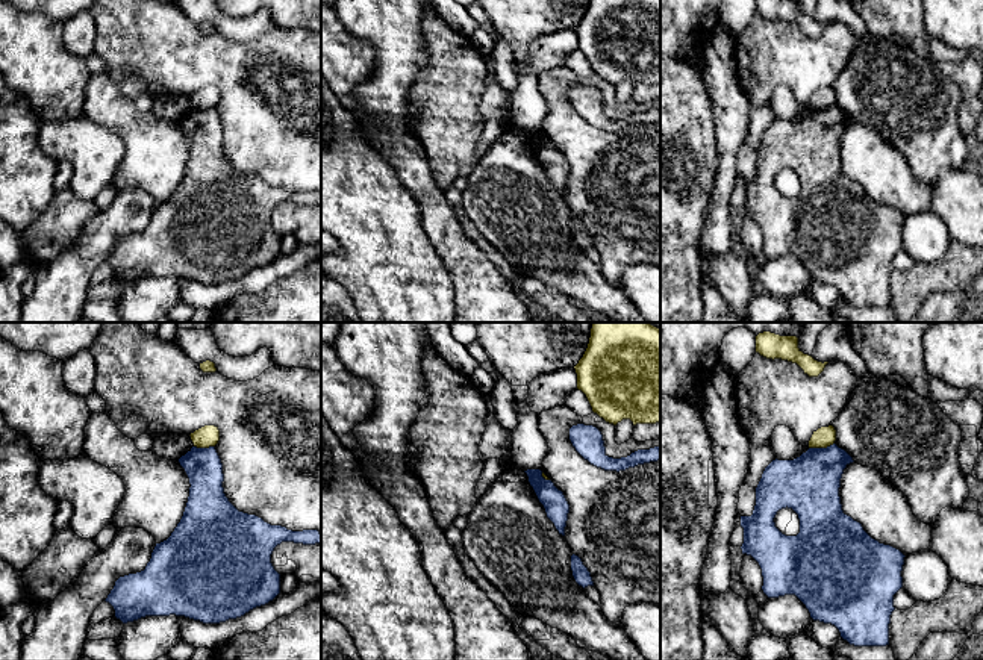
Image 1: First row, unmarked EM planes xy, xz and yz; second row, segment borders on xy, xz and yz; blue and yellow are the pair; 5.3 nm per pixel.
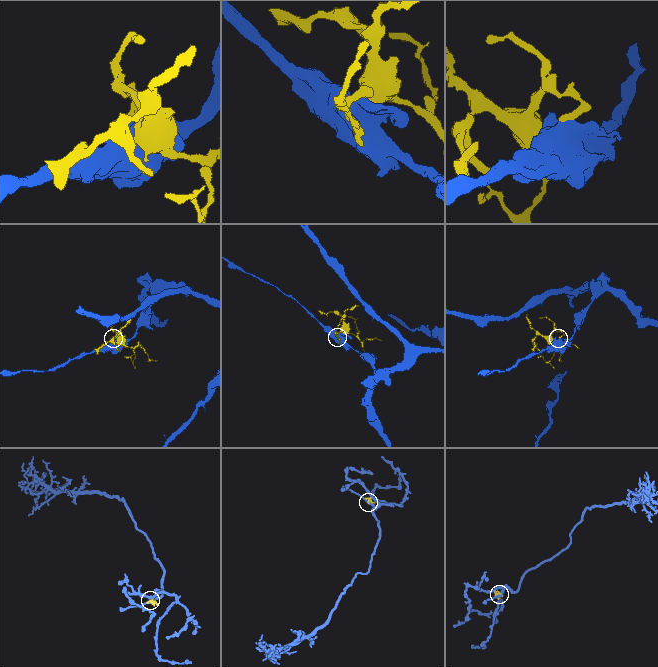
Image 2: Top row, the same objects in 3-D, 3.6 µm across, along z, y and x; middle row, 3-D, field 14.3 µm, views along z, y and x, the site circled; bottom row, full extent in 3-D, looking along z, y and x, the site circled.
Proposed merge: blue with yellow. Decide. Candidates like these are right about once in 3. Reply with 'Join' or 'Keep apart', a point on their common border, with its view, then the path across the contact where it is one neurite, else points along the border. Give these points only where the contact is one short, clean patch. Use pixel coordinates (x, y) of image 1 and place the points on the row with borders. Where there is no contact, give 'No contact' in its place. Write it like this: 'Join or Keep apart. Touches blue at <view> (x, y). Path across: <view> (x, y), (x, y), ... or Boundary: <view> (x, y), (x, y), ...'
Keep apart. Touches blue at yz (821, 448). Boundary: yz (833, 442), (826, 447), (809, 448)

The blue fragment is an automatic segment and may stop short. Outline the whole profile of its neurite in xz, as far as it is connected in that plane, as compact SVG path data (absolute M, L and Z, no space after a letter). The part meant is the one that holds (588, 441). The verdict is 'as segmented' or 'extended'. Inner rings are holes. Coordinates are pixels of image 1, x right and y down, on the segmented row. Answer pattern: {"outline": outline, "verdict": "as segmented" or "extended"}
{"outline": "M577 424L570 428L570 441L576 451L591 465L604 471L626 471L638 465L660 460L660 447L638 450L627 457L613 459L606 454L601 431L594 425Z", "verdict": "as segmented"}

